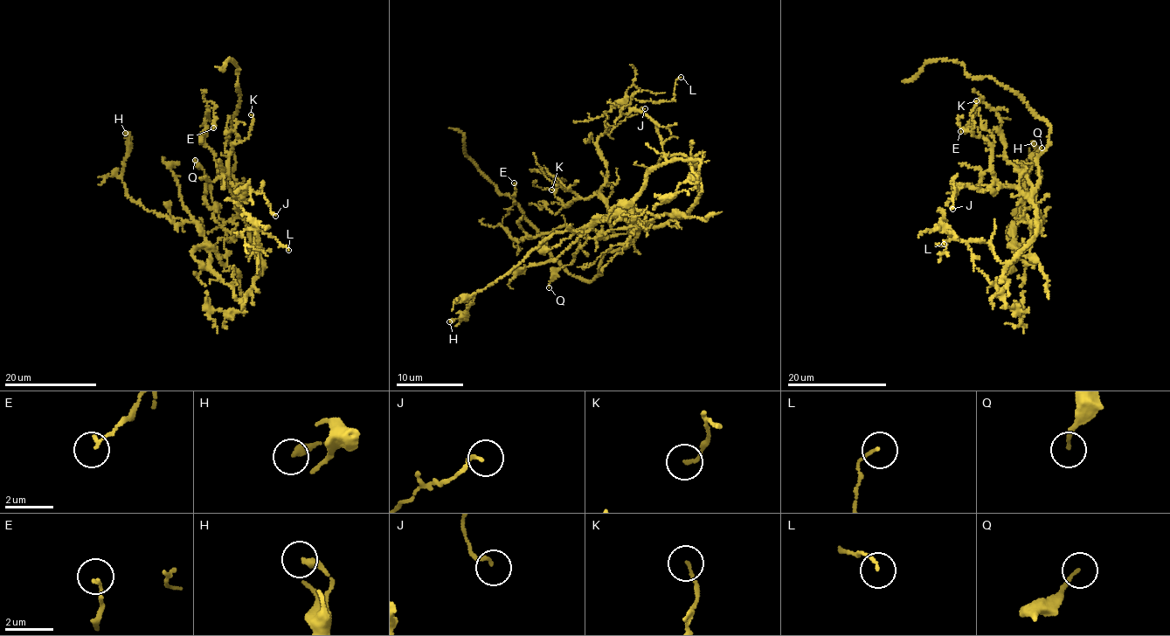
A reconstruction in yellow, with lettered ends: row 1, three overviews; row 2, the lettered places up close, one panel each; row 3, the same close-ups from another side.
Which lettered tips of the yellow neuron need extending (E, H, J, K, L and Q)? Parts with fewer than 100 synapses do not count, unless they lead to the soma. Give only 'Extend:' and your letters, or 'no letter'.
Extend: no letter

